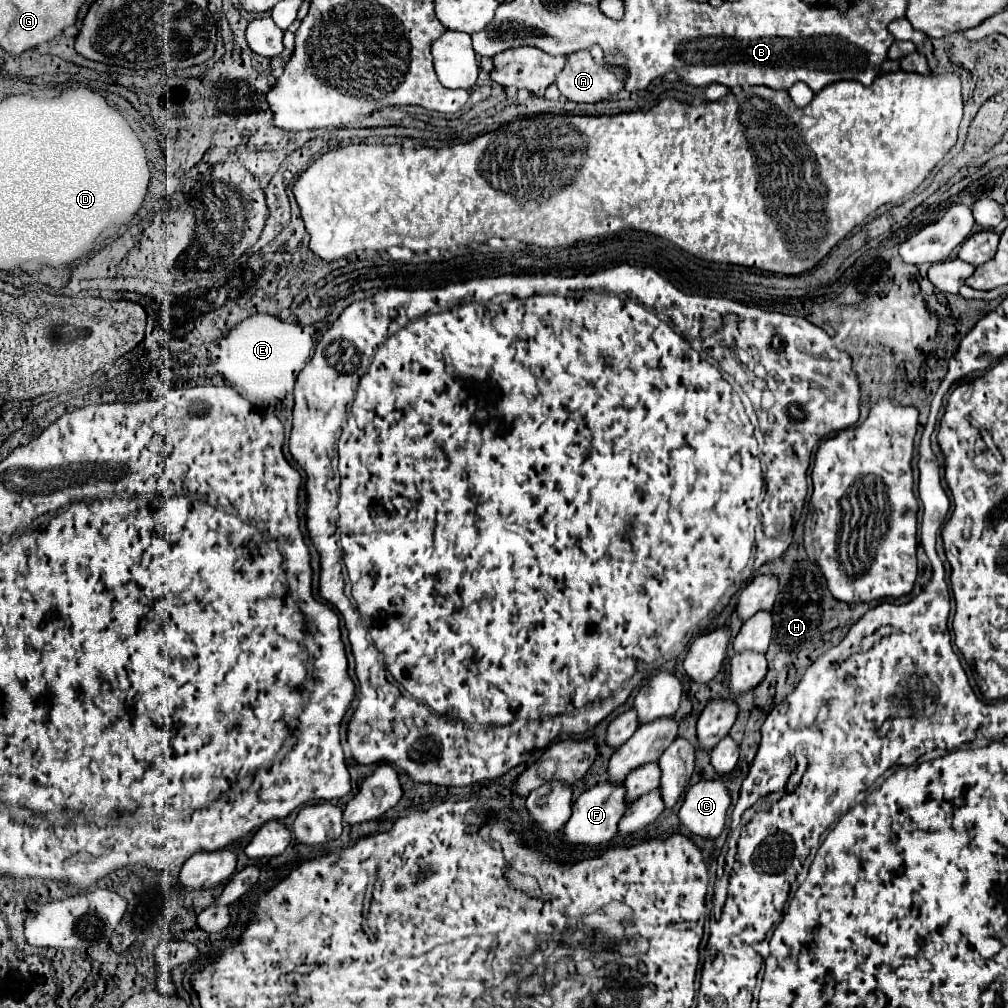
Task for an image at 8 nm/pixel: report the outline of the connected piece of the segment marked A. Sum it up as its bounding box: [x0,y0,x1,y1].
[555,50,627,102]

